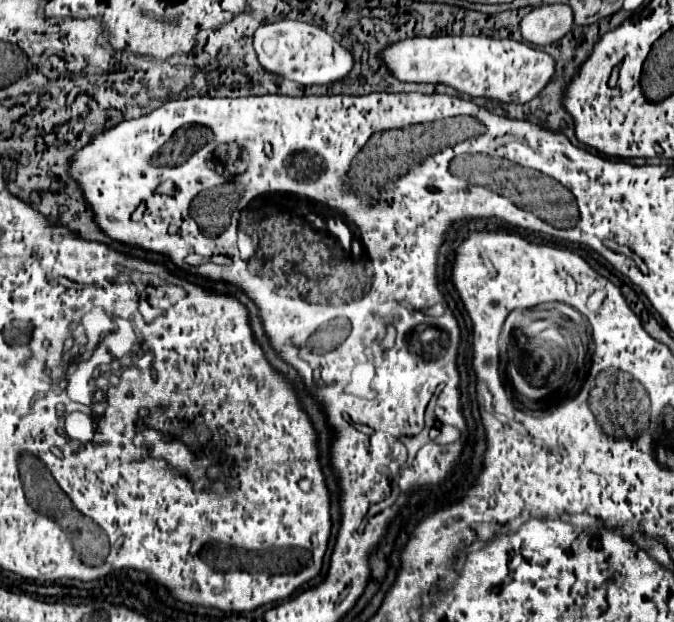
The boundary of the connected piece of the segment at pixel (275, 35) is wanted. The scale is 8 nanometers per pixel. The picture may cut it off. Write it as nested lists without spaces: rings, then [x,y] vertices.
[[[280,19],[259,26],[253,36],[253,48],[257,52],[259,64],[267,72],[273,72],[301,86],[331,84],[353,68],[353,56],[343,46],[339,46],[323,28],[298,20]]]

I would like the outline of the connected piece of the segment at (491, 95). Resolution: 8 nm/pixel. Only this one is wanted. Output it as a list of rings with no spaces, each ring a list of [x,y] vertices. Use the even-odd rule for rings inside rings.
[[[415,36],[389,44],[379,52],[379,60],[383,60],[387,72],[399,82],[445,84],[471,98],[515,104],[525,104],[537,96],[555,70],[555,62],[549,54],[531,48],[525,42],[495,40],[487,36]]]

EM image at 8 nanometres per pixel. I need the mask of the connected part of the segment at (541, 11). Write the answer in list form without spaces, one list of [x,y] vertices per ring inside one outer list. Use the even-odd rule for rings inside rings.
[[[565,4],[535,8],[519,24],[523,40],[537,46],[561,40],[571,28],[573,28],[573,12]]]

